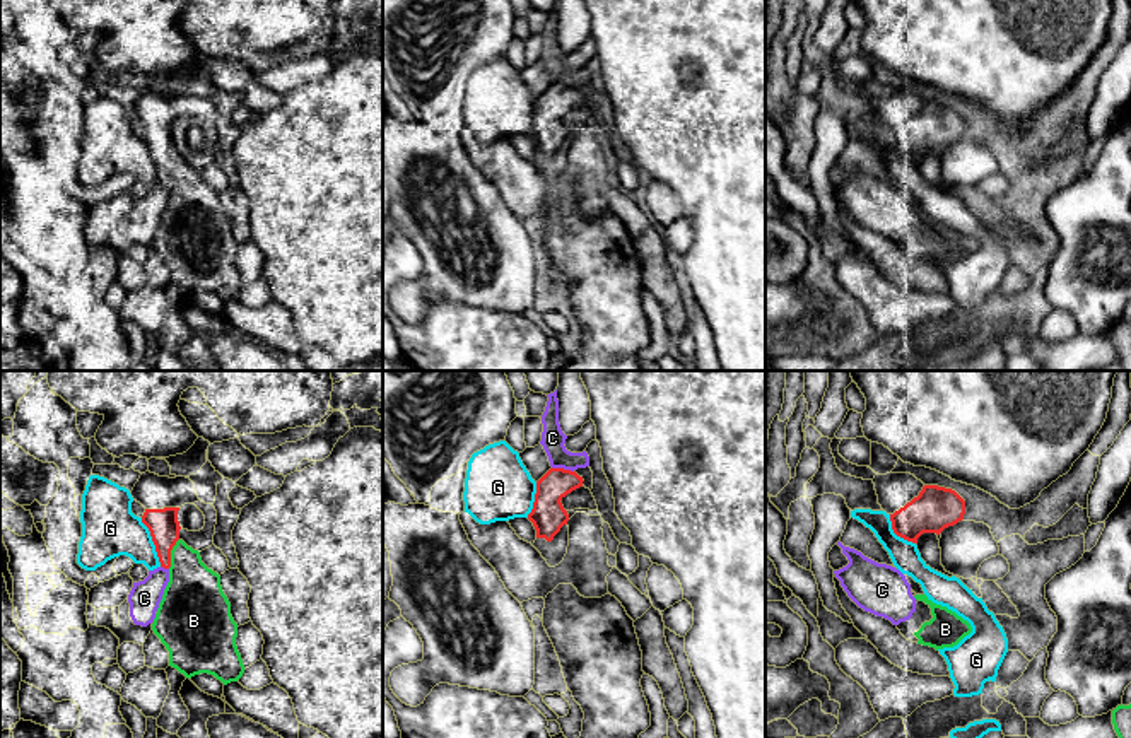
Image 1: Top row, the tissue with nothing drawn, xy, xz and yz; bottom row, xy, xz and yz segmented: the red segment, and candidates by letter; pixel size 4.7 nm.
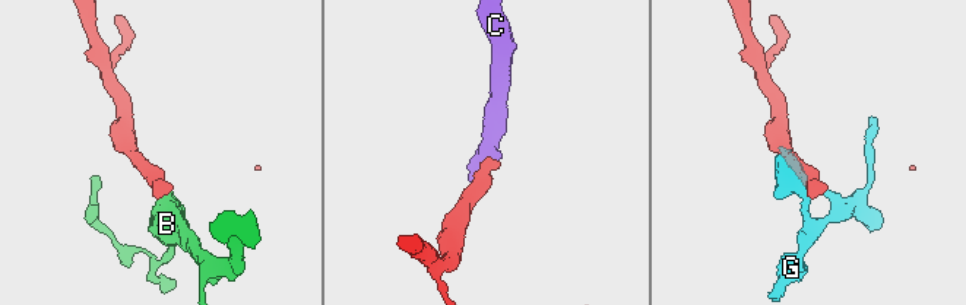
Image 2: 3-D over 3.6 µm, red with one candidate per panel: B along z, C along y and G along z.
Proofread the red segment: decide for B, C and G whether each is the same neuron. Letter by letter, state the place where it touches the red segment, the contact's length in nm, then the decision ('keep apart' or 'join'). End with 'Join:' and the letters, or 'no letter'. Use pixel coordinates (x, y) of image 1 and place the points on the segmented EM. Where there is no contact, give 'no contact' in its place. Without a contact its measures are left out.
B: xy (169, 554) | 150 nm | join
C: xz (562, 468) | 110 nm | keep apart
G: xy (152, 540) | 260 nm | keep apart
Join: B

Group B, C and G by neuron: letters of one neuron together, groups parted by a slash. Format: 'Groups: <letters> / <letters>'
Groups: B / C / G

